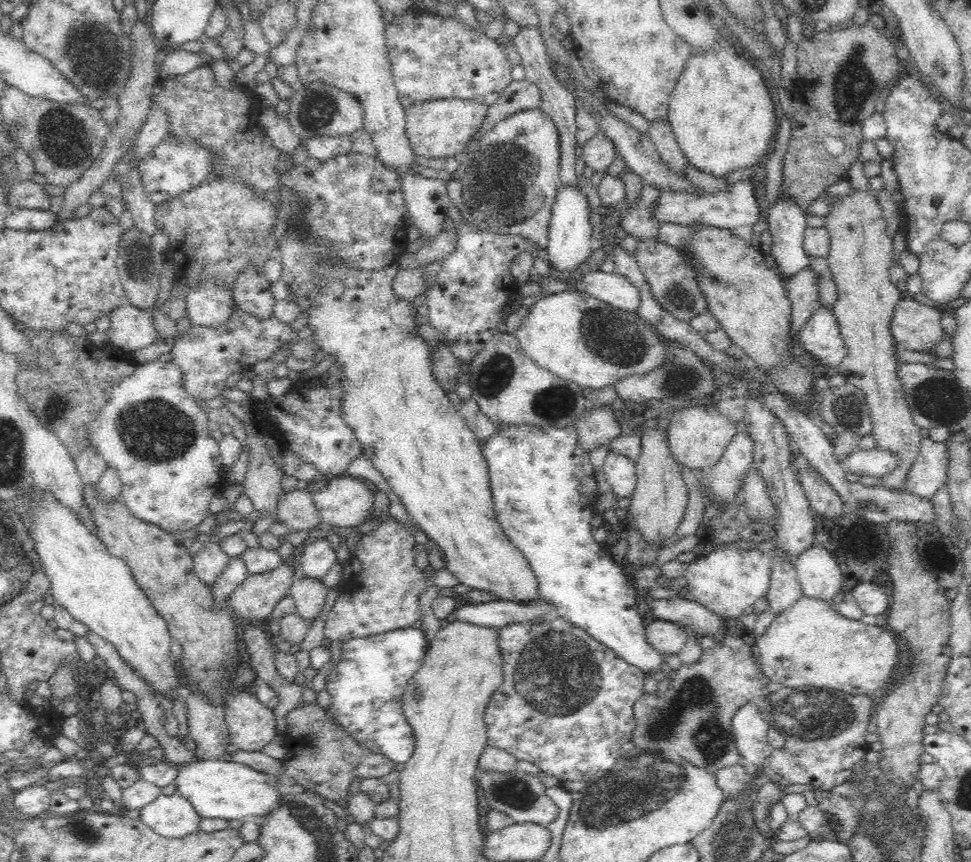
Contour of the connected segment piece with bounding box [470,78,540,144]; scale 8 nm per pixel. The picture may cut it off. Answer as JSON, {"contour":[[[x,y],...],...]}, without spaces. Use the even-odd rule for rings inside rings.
{"contour":[[[526,78],[523,81],[511,80],[508,88],[500,95],[500,98],[488,106],[486,120],[480,128],[480,134],[474,134],[470,144],[477,141],[484,133],[490,132],[498,121],[504,120],[516,112],[536,108],[540,104],[540,89]]]}

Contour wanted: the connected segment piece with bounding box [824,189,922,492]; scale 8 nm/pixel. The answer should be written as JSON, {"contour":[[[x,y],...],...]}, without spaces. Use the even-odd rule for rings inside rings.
{"contour":[[[854,189],[847,196],[837,196],[837,198],[838,200],[830,206],[830,214],[825,217],[824,228],[831,235],[830,253],[825,261],[830,266],[834,283],[838,288],[838,300],[831,308],[838,319],[846,350],[845,358],[838,366],[838,373],[844,376],[848,384],[858,387],[864,393],[864,399],[870,409],[870,419],[872,419],[870,434],[876,439],[876,447],[896,453],[900,457],[900,464],[890,474],[878,477],[878,482],[882,479],[885,487],[891,492],[904,492],[906,475],[918,456],[922,434],[920,434],[921,428],[912,418],[911,408],[902,389],[902,381],[898,379],[897,370],[901,361],[896,354],[897,344],[890,331],[890,320],[902,296],[890,278],[890,267],[894,267],[893,242],[886,235],[886,222],[876,192],[868,193],[868,191]]]}

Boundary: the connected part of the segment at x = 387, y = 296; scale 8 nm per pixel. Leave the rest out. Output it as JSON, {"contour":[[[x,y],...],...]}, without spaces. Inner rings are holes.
{"contour":[[[324,260],[322,264],[316,266],[316,273],[320,280],[320,290],[310,299],[310,308],[305,310],[307,325],[312,330],[316,351],[320,350],[325,356],[333,358],[340,366],[342,377],[339,379],[343,388],[343,419],[346,426],[354,433],[361,444],[362,455],[372,463],[372,466],[387,480],[388,485],[396,496],[400,498],[402,508],[405,508],[411,520],[426,534],[431,541],[435,541],[443,552],[447,563],[448,571],[452,572],[459,583],[464,586],[471,586],[479,591],[490,591],[496,595],[496,600],[514,601],[518,603],[531,603],[542,601],[538,592],[537,580],[527,558],[510,542],[510,539],[504,534],[498,524],[492,490],[490,489],[489,472],[487,462],[482,454],[482,442],[476,438],[476,435],[466,425],[464,417],[460,415],[457,405],[454,405],[446,396],[444,389],[434,377],[432,372],[432,363],[430,363],[431,352],[428,344],[422,339],[418,339],[418,329],[416,329],[416,308],[409,300],[402,299],[392,292],[394,278],[399,274],[401,269],[397,264],[383,272],[364,272],[349,268],[339,260]]]}

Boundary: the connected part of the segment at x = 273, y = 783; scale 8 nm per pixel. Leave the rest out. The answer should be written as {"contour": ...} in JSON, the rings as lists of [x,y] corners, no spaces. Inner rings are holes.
{"contour":[[[198,761],[178,767],[174,780],[177,793],[190,801],[195,812],[202,818],[214,818],[224,821],[255,818],[270,815],[278,808],[282,793],[278,789],[277,777],[267,777],[262,772],[242,764],[226,761]]]}

